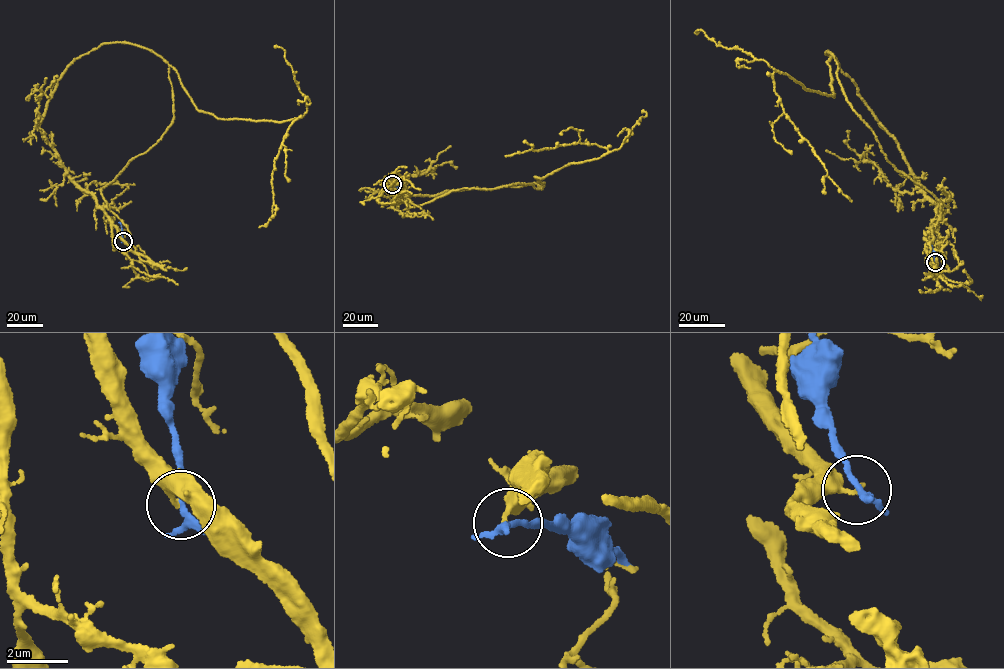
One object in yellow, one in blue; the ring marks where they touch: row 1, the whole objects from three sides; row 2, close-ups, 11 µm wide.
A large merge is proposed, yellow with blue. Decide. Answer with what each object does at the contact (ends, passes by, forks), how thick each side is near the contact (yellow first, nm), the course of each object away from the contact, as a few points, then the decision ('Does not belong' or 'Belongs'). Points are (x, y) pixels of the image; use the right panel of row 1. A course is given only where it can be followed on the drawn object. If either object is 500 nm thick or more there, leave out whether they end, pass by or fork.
At the ring yellow ends. At the ring blue passes by. Thickness 220 nm (yellow) against 240 nm. Course of yellow: (935, 262), (925, 238), (939, 201), (886, 159), (835, 58), (833, 96), (775, 71), (786, 117), (851, 202). Course of blue: (935, 262), (930, 243). Does not belong

